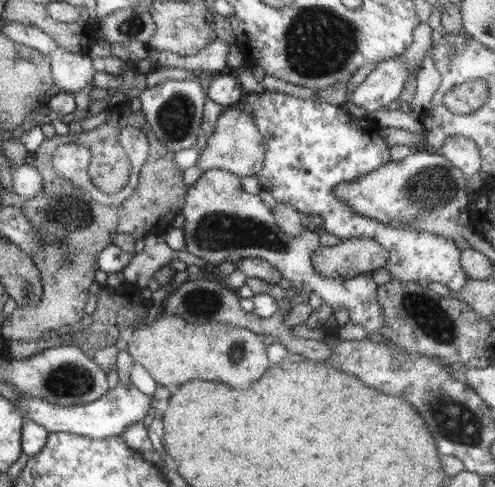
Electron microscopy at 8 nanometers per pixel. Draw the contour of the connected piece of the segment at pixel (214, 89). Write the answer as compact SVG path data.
M232 71L214 73L207 81L207 98L210 100L224 108L242 103L245 93Z

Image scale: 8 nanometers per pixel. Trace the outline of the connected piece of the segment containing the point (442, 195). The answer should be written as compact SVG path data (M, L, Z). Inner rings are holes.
M431 149L424 152L413 151L399 161L388 161L377 169L363 174L351 183L342 183L334 189L335 196L345 202L356 213L388 226L406 227L412 230L430 232L436 236L454 241L464 234L460 222L460 212L469 205L470 193L467 192L464 173L456 168L444 155Z

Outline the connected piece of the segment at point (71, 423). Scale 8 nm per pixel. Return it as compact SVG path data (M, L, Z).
M131 382L130 385L118 383L114 390L101 397L95 402L84 405L60 406L50 404L40 398L26 398L24 394L18 394L18 410L22 411L23 418L43 426L49 433L65 432L79 434L95 439L105 439L123 436L124 429L131 424L143 422L152 403L151 396L146 396L136 388Z

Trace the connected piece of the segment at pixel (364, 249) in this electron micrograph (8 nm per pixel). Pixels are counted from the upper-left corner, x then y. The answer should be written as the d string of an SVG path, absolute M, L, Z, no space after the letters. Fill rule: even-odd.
M352 237L334 246L322 246L311 256L318 275L326 278L352 280L362 273L373 272L387 263L389 252L375 240Z

